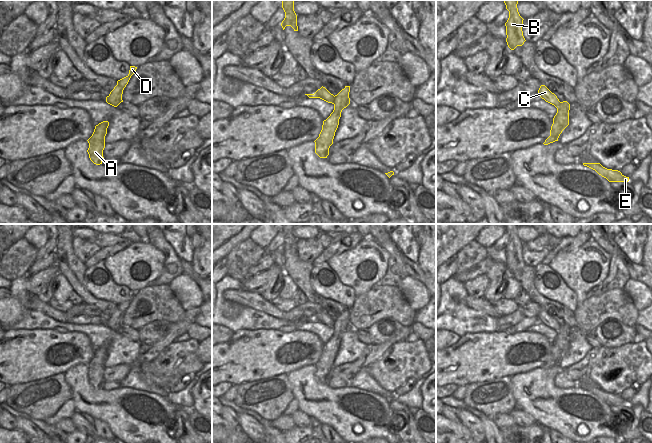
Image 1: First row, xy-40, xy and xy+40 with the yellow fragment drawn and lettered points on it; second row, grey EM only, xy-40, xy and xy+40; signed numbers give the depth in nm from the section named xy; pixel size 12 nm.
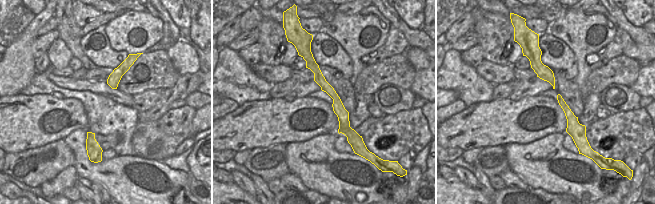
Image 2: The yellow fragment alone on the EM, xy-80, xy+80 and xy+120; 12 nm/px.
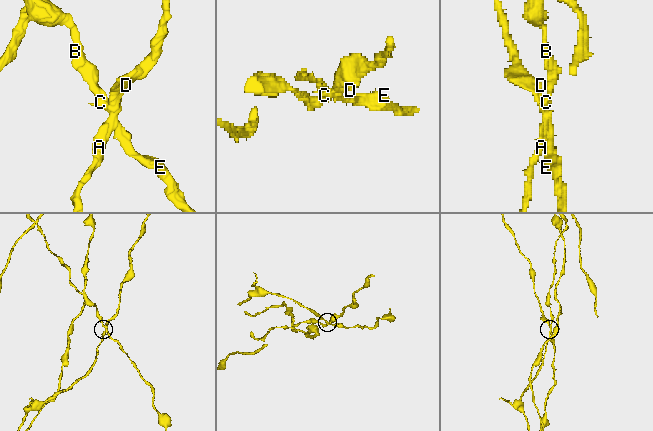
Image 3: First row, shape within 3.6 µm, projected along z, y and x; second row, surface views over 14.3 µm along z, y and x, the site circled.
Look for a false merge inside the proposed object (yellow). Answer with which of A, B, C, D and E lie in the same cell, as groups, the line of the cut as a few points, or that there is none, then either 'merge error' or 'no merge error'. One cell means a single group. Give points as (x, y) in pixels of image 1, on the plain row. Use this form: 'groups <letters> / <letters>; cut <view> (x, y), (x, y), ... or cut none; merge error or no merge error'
groups A D / B C E; cut xy+40 (555, 339), (563, 353); merge error

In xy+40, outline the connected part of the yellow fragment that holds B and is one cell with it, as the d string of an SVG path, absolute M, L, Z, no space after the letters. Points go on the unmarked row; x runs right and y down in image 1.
M505 224L506 233L509 235L509 242L505 247L506 250L506 266L511 274L517 270L522 270L526 265L523 260L522 248L523 242L520 240L517 232L517 224Z

